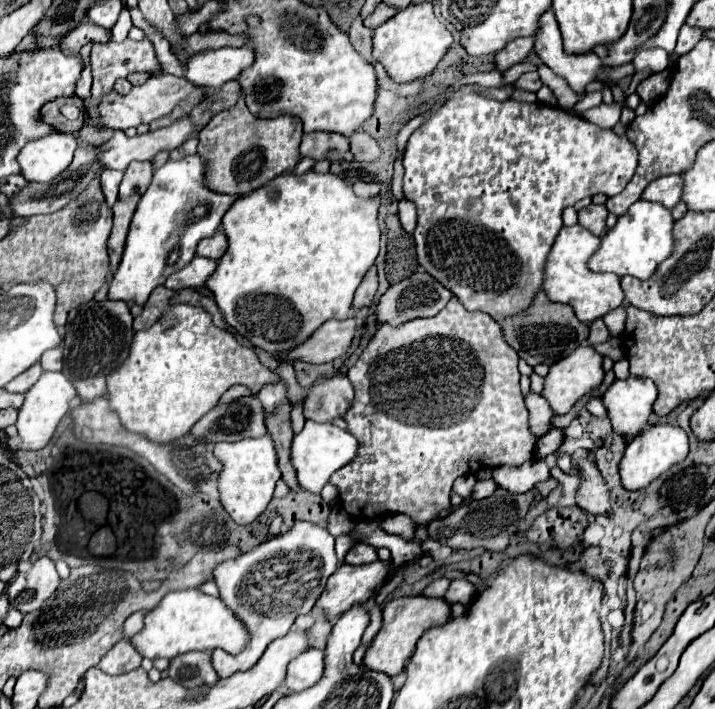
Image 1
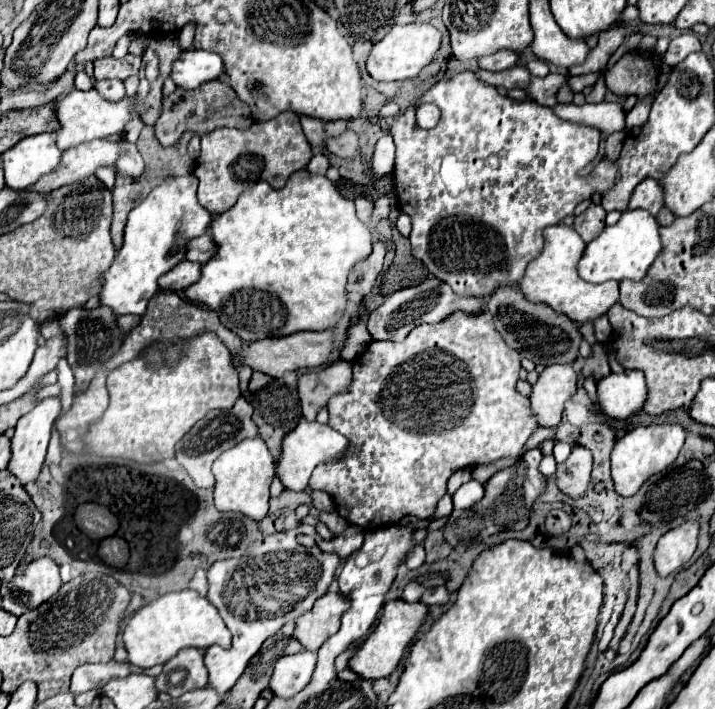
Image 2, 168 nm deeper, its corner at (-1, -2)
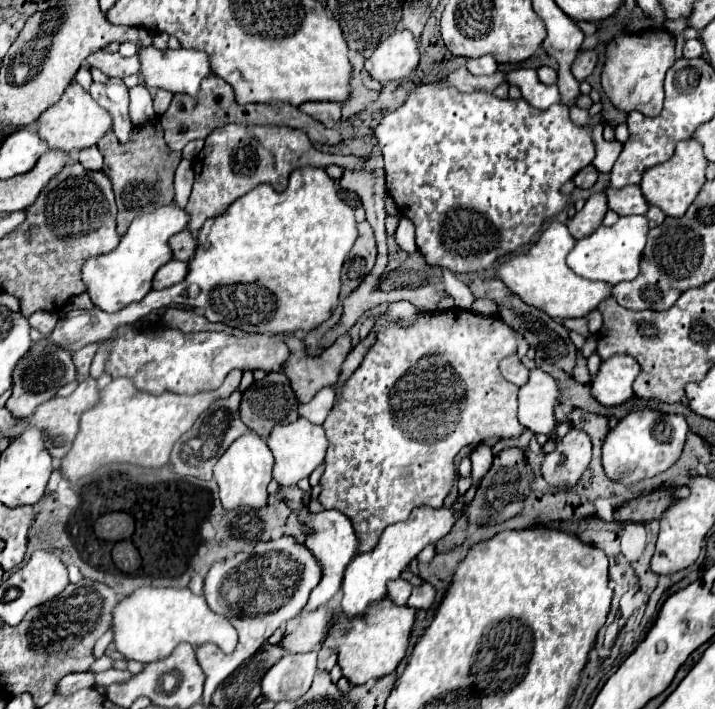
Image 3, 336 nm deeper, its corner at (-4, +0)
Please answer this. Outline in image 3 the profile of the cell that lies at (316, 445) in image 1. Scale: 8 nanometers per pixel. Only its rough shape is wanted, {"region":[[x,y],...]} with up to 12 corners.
{"region":[[308,419],[272,429],[268,447],[282,487],[322,465],[330,441]]}

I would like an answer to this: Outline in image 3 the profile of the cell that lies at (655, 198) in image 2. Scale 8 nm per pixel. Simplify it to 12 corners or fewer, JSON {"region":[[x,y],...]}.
{"region":[[640,185],[610,193],[618,215],[646,215],[650,207]]}

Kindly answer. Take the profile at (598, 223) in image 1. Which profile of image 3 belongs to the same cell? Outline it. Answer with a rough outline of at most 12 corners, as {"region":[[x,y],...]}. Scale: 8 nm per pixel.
{"region":[[606,189],[568,219],[574,239],[588,237],[608,211]]}

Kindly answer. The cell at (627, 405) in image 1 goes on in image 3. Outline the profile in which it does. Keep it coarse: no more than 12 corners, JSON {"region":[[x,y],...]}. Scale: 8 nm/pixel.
{"region":[[630,355],[602,361],[590,393],[606,407],[634,397],[640,363]]}

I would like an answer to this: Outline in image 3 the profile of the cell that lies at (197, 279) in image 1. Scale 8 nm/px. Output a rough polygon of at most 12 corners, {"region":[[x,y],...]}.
{"region":[[170,261],[158,269],[154,289],[166,289],[188,275],[188,263]]}

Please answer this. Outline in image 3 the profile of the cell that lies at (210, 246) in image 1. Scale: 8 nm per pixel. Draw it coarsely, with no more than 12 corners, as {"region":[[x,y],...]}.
{"region":[[186,231],[170,239],[174,259],[190,261],[198,239]]}

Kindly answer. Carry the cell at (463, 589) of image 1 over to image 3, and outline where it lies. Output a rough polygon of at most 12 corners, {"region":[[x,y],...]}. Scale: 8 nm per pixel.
{"region":[[434,585],[414,587],[408,605],[428,609],[436,597]]}

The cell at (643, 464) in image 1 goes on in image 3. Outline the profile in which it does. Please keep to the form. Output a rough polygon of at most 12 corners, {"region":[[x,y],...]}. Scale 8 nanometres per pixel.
{"region":[[634,411],[608,433],[606,475],[634,485],[670,469],[680,415]]}

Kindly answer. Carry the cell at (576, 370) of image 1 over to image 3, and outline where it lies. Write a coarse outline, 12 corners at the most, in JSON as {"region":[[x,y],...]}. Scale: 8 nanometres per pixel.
{"region":[[534,369],[518,395],[518,421],[550,435],[558,381]]}

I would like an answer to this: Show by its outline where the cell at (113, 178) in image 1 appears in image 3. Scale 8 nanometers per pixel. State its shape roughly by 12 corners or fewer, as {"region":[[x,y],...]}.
{"region":[[96,147],[80,151],[84,169],[102,171],[102,153]]}

